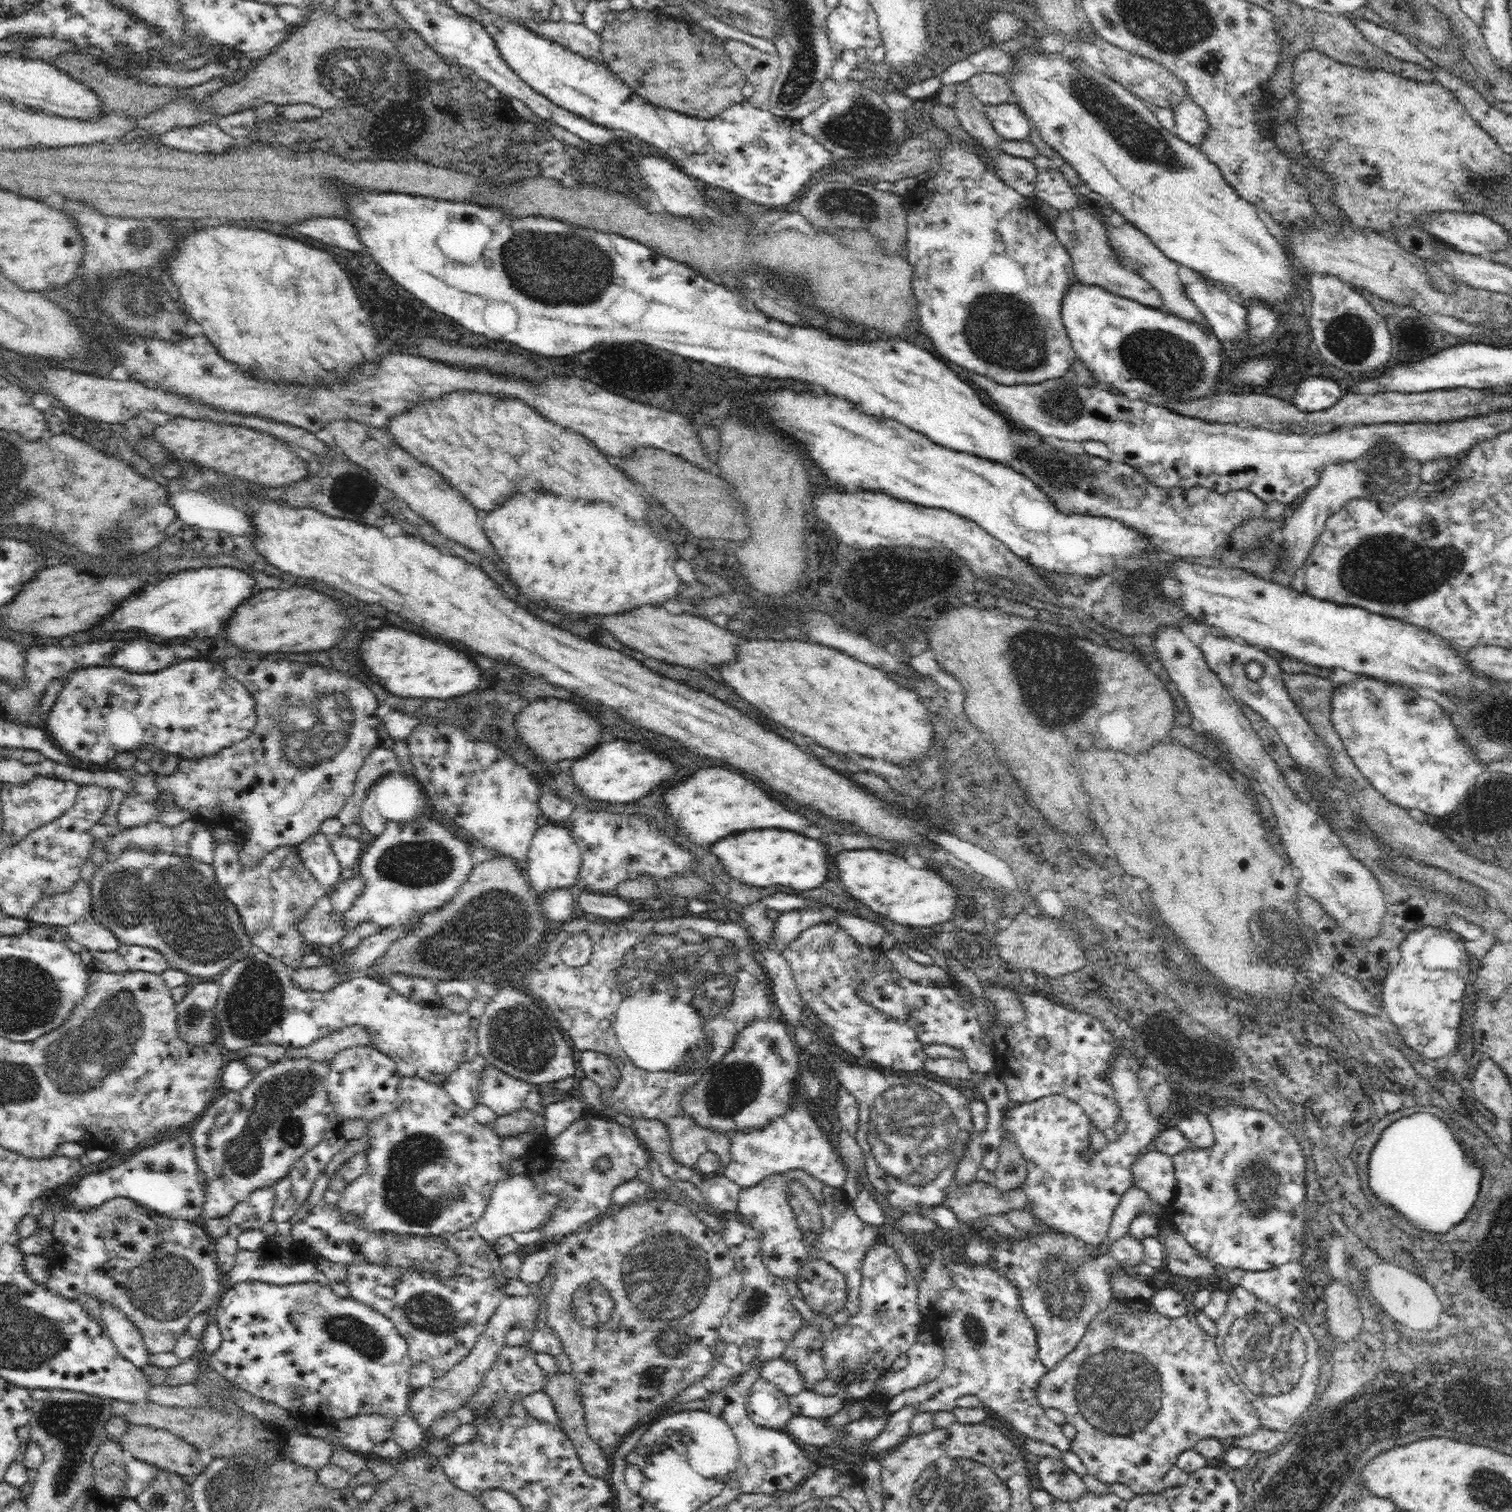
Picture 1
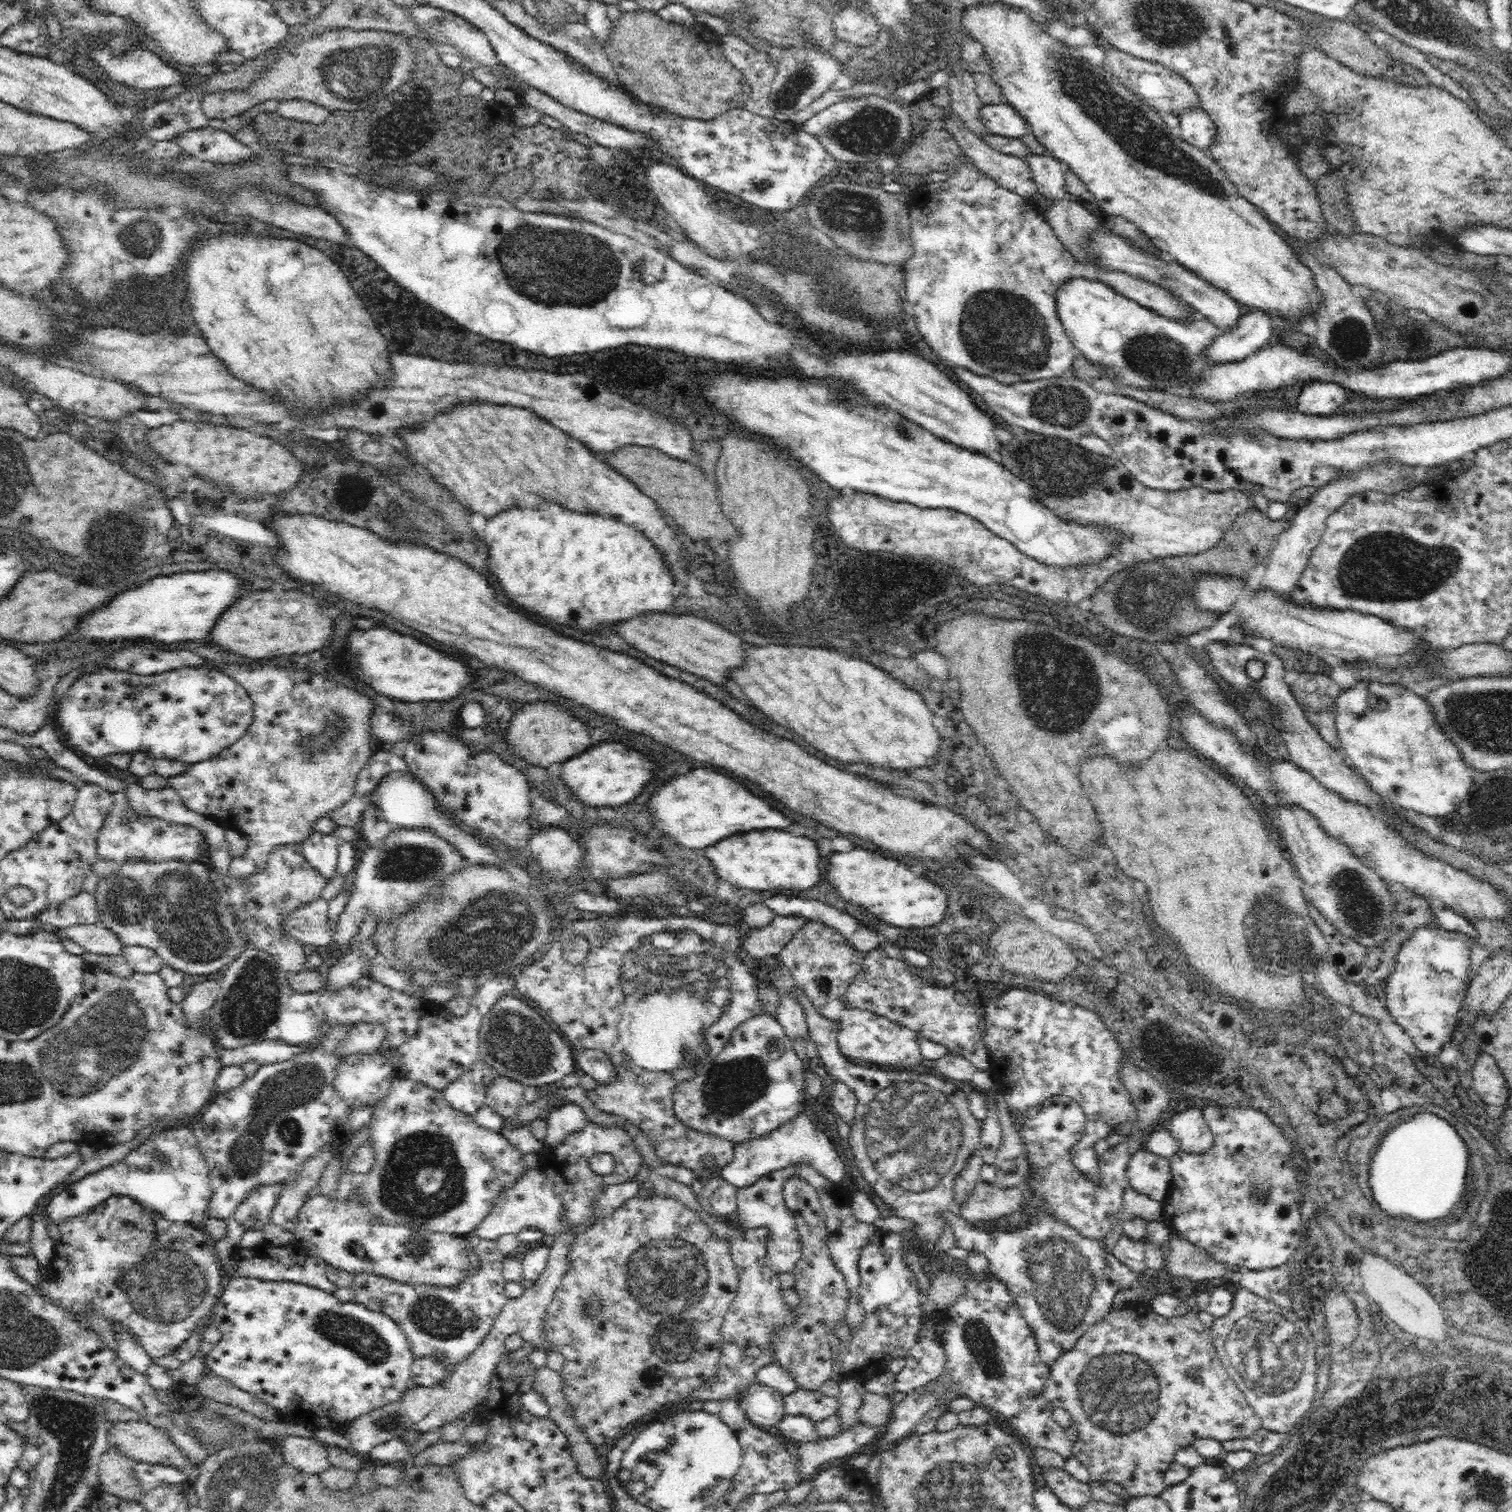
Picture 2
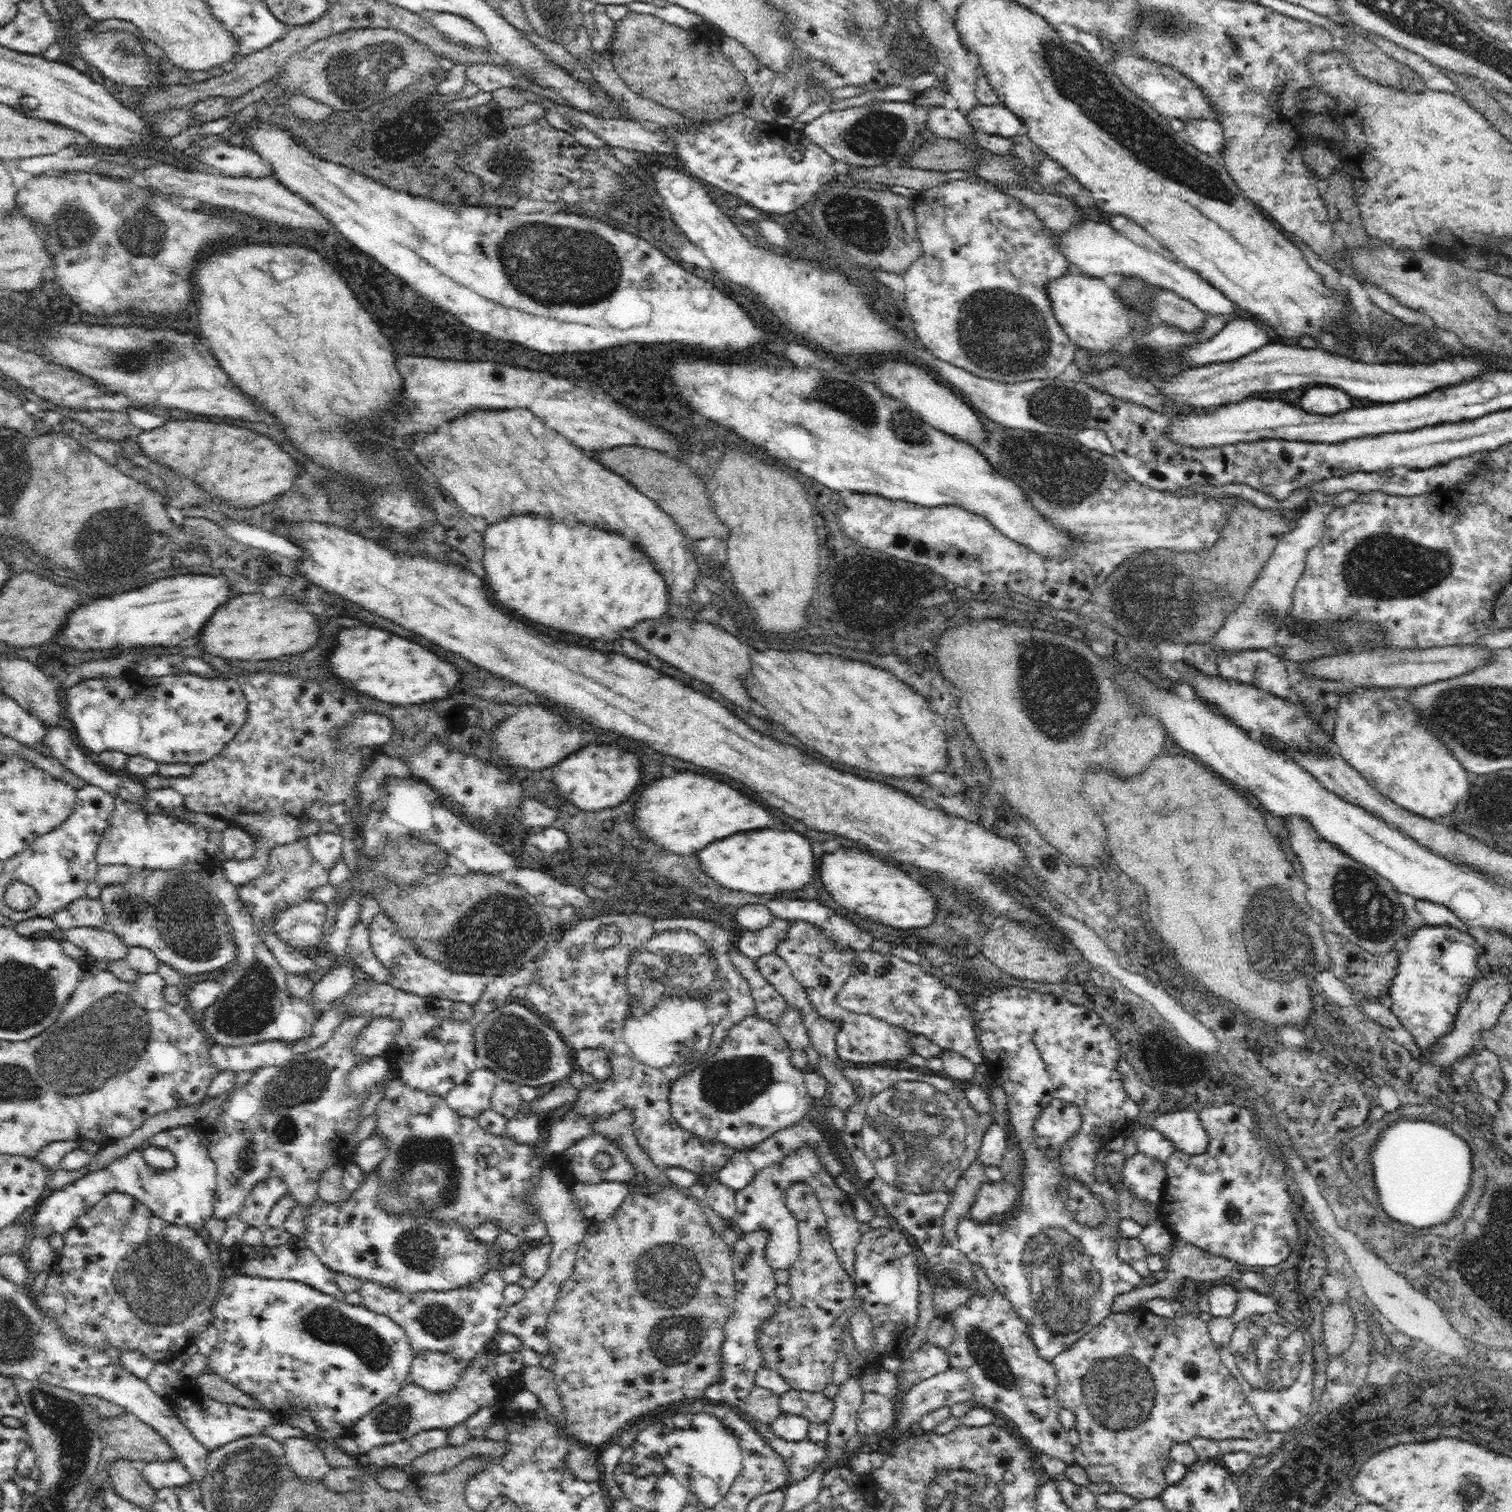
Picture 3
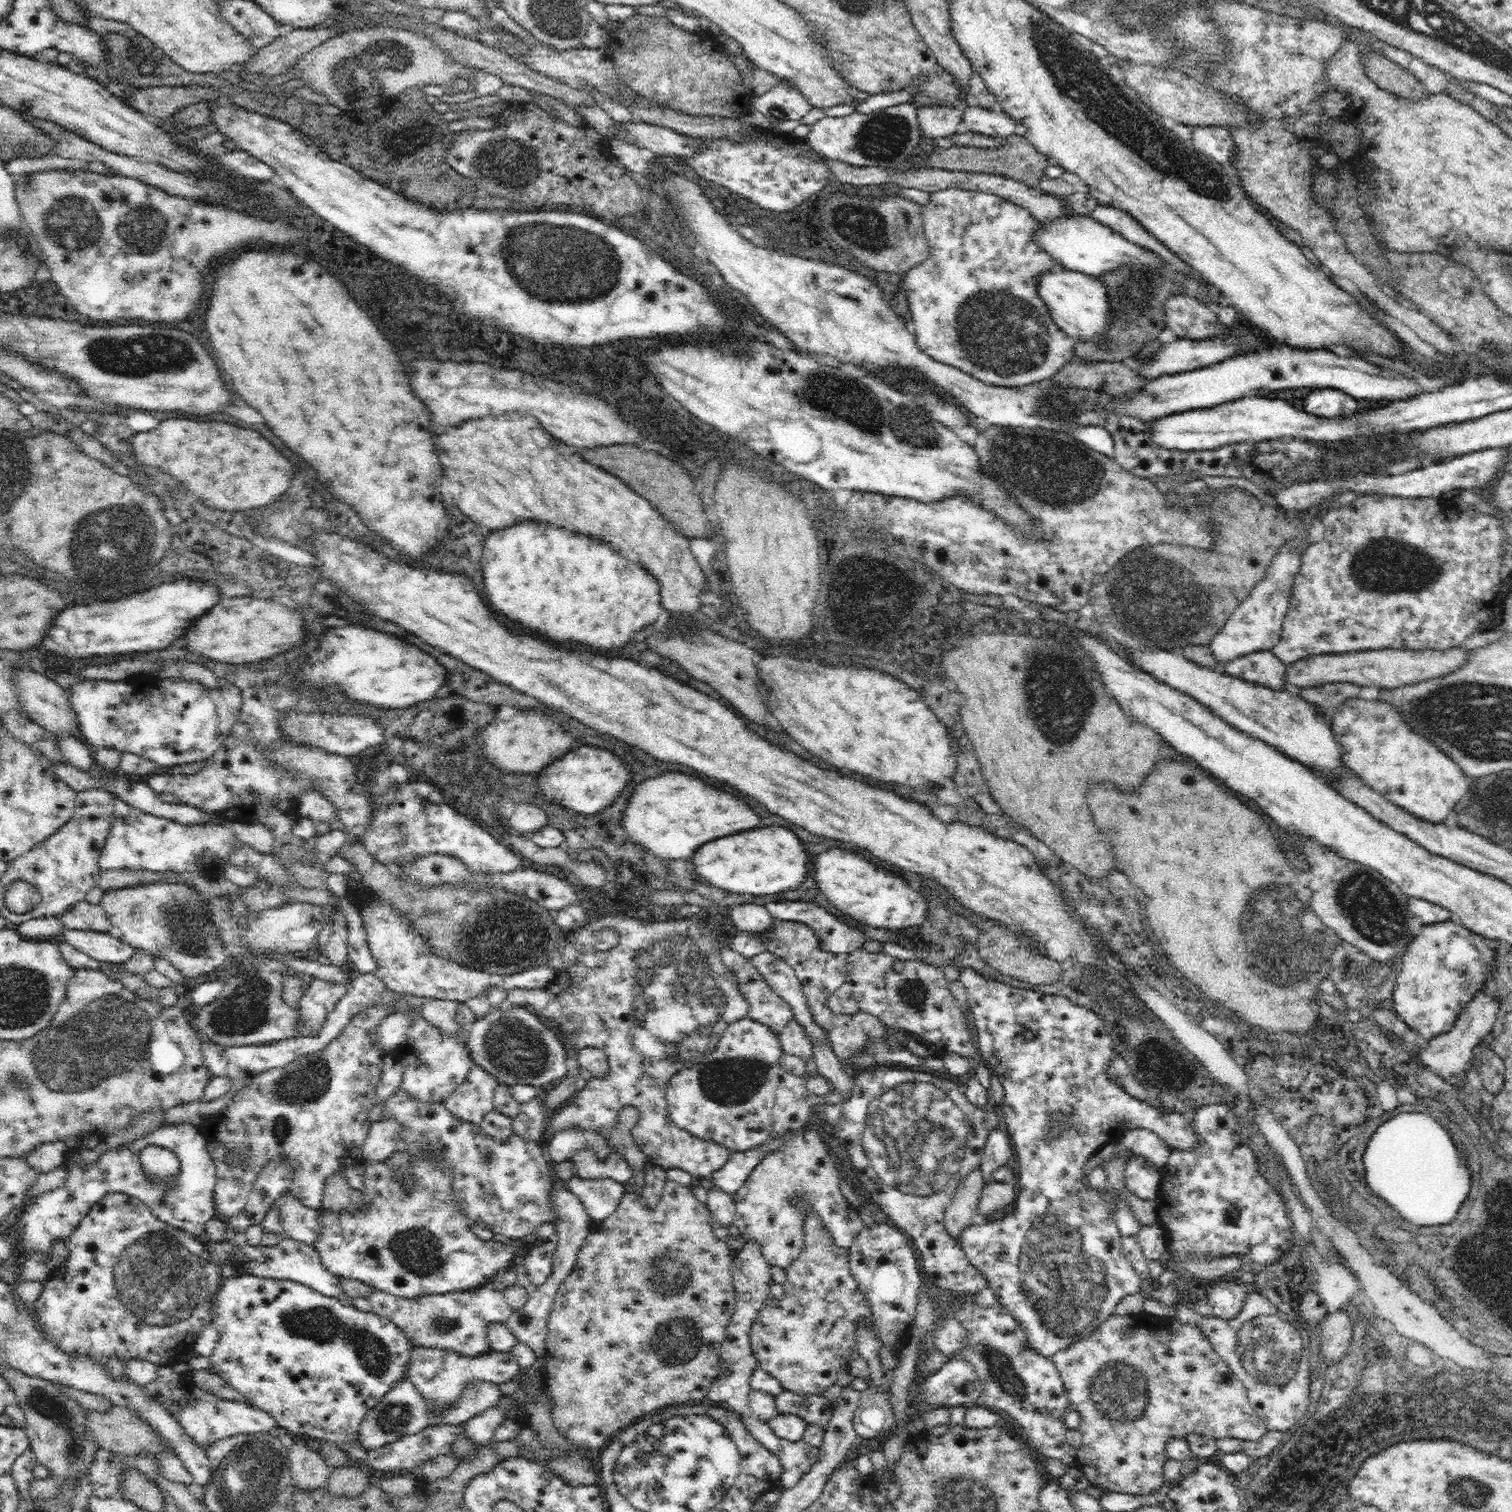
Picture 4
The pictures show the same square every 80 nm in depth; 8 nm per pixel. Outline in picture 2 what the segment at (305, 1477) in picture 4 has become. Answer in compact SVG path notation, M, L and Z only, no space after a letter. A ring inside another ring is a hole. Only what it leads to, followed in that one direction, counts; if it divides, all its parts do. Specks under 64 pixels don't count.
M287 1436L281 1445L286 1465L305 1475L318 1475L329 1466L326 1445L311 1437Z

